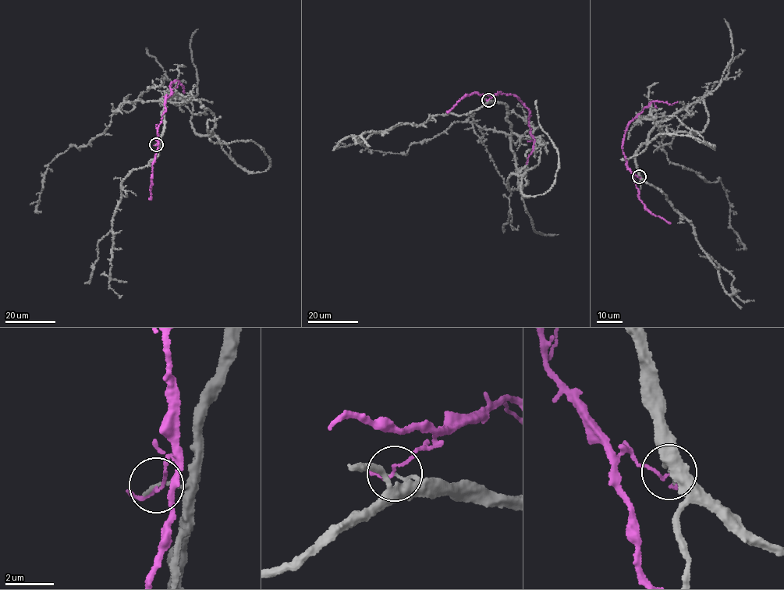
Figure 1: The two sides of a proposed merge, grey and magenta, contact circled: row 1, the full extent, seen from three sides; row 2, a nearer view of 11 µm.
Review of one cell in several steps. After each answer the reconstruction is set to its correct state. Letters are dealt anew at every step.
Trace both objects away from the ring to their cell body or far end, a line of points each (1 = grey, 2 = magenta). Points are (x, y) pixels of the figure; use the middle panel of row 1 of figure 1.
1: (488, 100), (506, 105), (512, 132), (540, 137), (521, 191), (534, 196), (558, 167), (536, 101)
2: (487, 100), (500, 92), (510, 94), (527, 108), (533, 138), (533, 150), (527, 164)

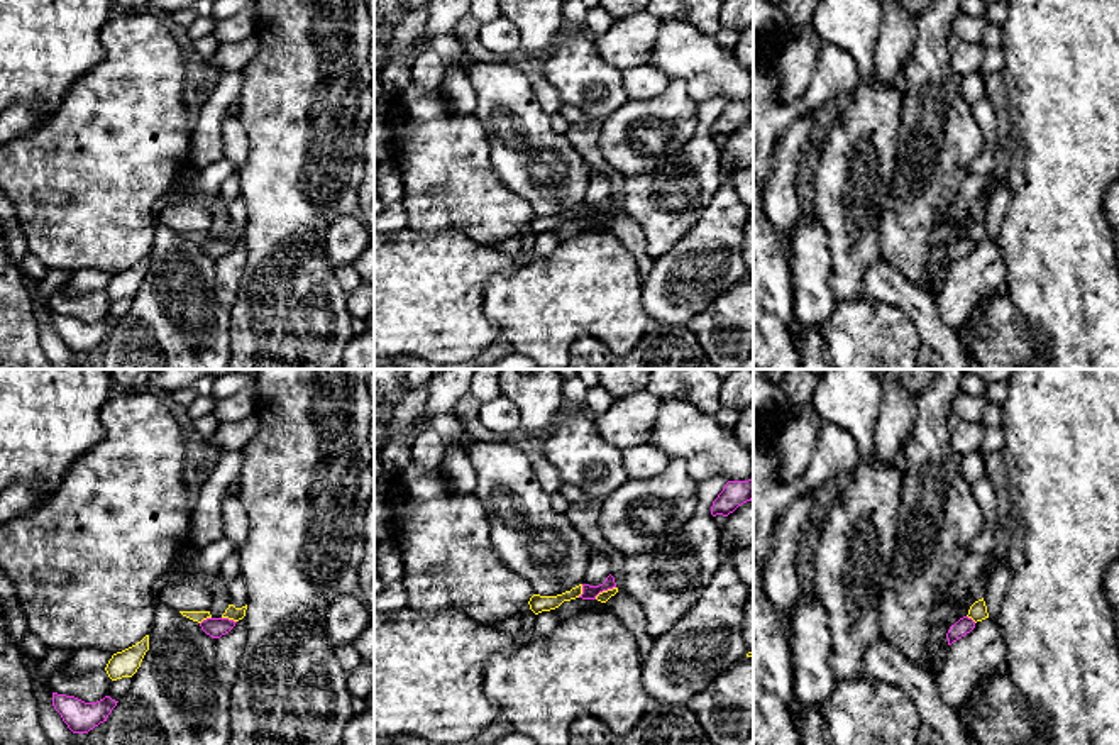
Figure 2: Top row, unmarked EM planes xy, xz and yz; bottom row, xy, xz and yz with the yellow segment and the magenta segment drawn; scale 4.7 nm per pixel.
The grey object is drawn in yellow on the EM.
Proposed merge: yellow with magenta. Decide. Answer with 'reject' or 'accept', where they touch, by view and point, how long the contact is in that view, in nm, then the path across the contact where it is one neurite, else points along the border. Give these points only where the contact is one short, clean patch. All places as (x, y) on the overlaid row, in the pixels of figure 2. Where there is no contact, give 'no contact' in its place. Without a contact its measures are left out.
reject; meets yellow in xz at (605, 591); contact 120 nm long; border along xz (615, 586), (595, 598)

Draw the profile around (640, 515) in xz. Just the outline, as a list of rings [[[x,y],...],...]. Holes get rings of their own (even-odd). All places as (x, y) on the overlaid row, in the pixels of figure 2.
[[[670,457],[660,474],[628,479],[603,499],[599,532],[626,557],[655,550],[694,516],[697,491],[686,461]]]

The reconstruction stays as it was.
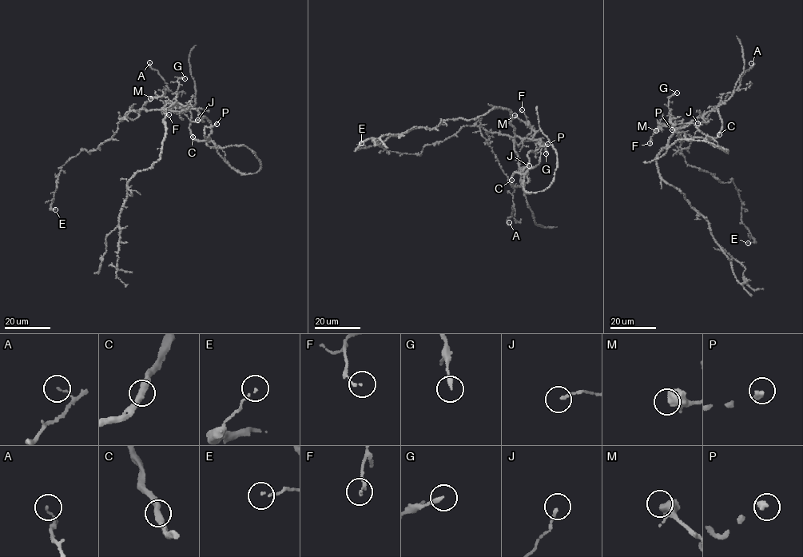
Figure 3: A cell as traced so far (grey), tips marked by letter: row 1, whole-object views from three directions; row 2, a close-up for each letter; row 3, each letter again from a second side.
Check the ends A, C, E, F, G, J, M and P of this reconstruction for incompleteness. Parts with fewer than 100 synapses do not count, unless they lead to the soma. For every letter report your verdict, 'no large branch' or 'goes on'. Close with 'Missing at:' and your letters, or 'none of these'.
A: no large branch
C: no large branch
E: no large branch
F: no large branch
G: no large branch
J: no large branch
M: no large branch
P: no large branch
Missing at: none of these

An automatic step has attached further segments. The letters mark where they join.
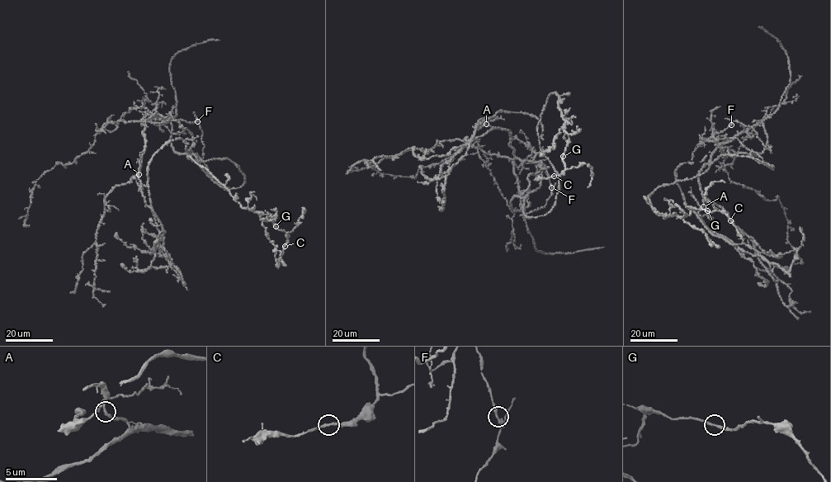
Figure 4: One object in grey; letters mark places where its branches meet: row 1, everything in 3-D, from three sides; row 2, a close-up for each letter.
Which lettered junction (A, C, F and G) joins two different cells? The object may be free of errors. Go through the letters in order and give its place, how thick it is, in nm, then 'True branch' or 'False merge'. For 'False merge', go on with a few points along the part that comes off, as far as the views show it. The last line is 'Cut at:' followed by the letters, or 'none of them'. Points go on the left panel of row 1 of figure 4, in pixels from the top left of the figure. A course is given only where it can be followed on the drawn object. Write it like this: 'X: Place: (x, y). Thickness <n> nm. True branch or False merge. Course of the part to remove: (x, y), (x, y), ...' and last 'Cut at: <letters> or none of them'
A: Place: (139, 174). Thickness 220 nm. True branch
C: Place: (285, 246). Thickness 220 nm. True branch
F: Place: (197, 121). Thickness 240 nm. True branch
G: Place: (276, 226). Thickness 240 nm. True branch
Cut at: none of them

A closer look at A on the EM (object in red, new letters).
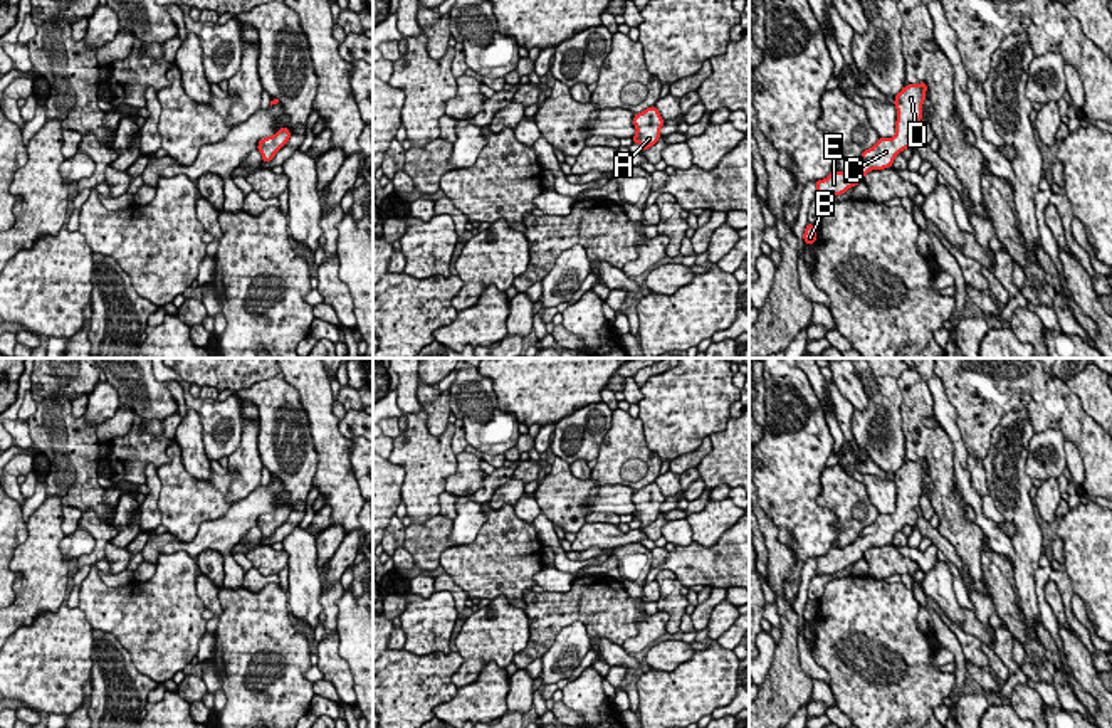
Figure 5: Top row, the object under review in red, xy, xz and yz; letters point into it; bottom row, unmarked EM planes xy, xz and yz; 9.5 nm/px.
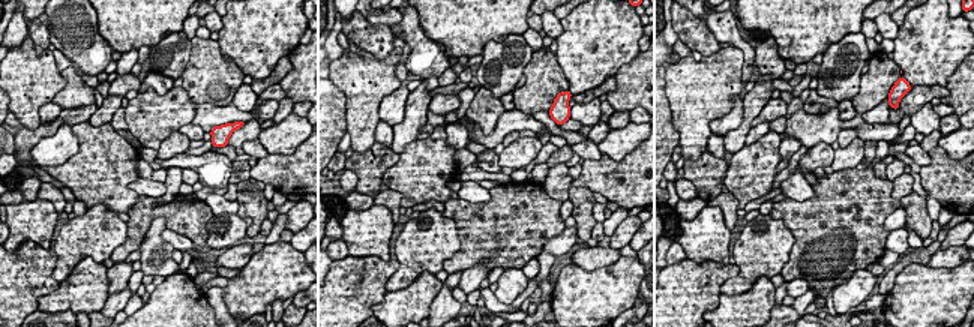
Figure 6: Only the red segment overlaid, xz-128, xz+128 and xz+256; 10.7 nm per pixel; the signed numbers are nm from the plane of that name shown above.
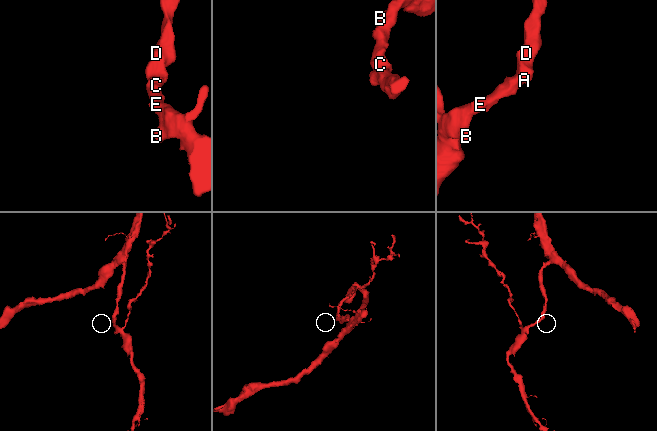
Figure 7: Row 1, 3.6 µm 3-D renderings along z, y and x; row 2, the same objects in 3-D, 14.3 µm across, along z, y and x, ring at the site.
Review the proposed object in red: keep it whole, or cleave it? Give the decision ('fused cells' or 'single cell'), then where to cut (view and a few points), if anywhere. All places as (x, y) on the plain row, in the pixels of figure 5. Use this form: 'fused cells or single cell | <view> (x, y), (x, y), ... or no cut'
single cell | no cut

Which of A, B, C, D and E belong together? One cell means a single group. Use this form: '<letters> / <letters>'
A B C D E

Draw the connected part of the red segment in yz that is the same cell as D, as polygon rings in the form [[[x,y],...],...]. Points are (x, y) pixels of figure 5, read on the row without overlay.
[[[926,459],[904,462],[894,477],[897,486],[895,513],[879,514],[875,523],[865,526],[852,545],[831,548],[826,555],[816,557],[815,577],[842,572],[848,565],[862,560],[870,546],[890,545],[895,533],[905,525],[915,526],[915,509],[921,508],[926,467]]]

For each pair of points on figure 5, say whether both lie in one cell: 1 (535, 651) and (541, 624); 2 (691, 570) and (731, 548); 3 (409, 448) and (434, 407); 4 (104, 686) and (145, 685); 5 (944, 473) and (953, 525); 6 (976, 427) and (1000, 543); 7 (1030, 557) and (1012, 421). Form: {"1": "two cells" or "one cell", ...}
{"1": "one cell", "2": "one cell", "3": "two cells", "4": "one cell", "5": "one cell", "6": "two cells", "7": "one cell"}

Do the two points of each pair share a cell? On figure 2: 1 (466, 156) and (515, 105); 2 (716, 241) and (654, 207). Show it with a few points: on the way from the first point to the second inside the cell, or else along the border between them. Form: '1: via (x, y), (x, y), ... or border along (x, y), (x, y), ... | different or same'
1: border along (473, 114), (486, 134), (490, 163), (496, 173) | different
2: border along (713, 193), (696, 224), (662, 254) | different

